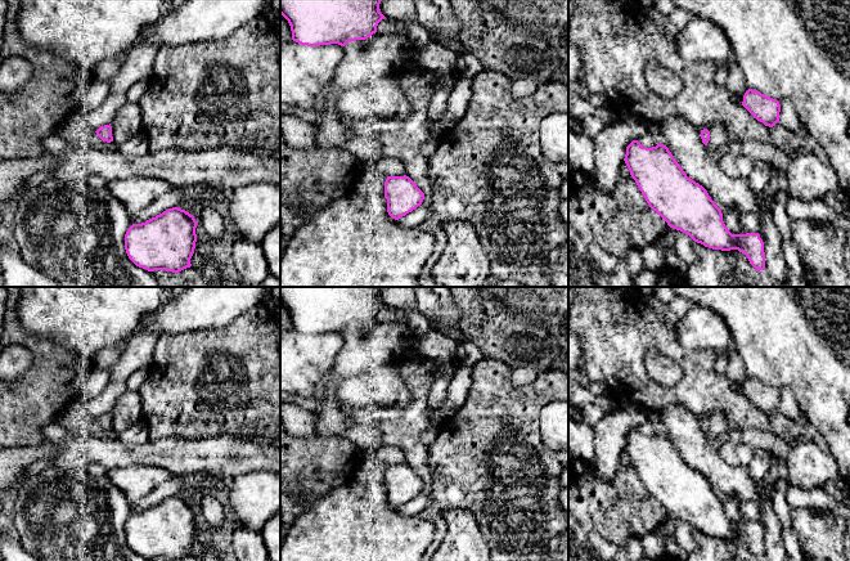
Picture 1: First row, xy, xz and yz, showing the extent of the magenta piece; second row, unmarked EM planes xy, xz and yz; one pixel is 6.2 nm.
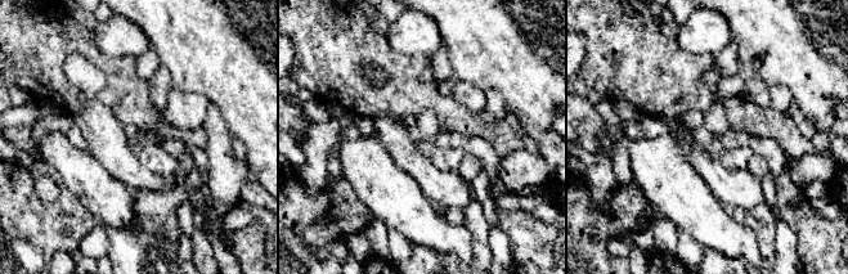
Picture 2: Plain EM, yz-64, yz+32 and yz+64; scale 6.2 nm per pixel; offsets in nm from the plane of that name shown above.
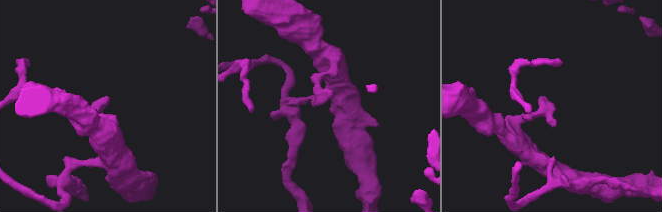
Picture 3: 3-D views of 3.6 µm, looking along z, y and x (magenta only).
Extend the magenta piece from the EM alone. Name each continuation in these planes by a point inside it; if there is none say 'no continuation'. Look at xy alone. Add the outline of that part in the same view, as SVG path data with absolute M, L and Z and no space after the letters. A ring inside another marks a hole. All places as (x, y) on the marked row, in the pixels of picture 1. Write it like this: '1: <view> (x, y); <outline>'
no continuation

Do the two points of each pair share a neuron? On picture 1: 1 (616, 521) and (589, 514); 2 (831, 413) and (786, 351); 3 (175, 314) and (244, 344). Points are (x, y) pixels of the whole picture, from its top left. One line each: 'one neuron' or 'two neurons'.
1: one neuron
2: one neuron
3: two neurons

